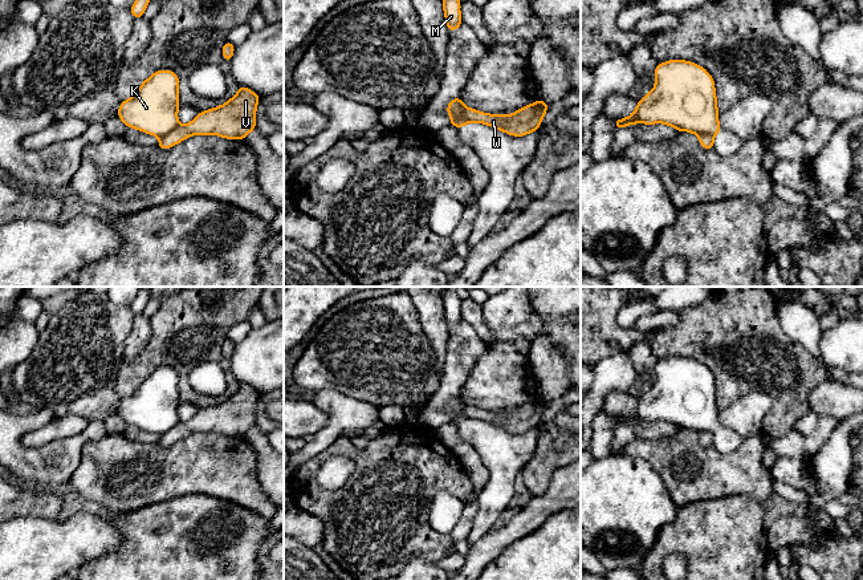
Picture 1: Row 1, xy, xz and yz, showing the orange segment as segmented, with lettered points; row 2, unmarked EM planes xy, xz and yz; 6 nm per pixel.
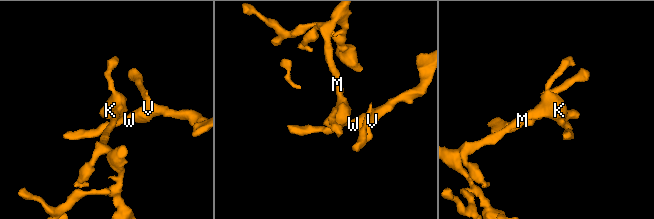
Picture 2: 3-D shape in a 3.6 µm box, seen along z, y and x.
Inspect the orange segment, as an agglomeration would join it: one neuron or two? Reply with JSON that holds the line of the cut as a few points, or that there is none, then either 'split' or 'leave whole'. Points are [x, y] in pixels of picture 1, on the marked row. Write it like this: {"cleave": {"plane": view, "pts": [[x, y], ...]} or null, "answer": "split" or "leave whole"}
{"cleave": {"plane": "xy", "pts": [[179, 125], [161, 138]]}, "answer": "split"}

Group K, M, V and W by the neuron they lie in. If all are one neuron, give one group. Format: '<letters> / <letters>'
K M / V W

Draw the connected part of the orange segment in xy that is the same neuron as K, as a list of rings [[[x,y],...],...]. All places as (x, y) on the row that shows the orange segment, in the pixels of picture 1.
[[[156,70],[138,88],[135,94],[121,102],[117,115],[131,129],[141,130],[155,137],[164,137],[179,126],[179,77],[174,70]]]

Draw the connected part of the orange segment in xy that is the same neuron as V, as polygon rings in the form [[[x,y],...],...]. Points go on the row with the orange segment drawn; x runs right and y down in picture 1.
[[[239,85],[239,92],[221,106],[200,111],[188,125],[179,125],[162,137],[158,147],[168,150],[192,135],[219,135],[227,139],[243,139],[256,130],[257,93]]]

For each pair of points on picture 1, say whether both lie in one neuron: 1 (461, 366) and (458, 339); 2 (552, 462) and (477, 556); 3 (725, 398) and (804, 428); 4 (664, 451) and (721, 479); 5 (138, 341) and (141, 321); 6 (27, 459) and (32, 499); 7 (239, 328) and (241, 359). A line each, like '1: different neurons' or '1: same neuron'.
1: same neuron
2: different neurons
3: different neurons
4: same neuron
5: same neuron
6: different neurons
7: different neurons

